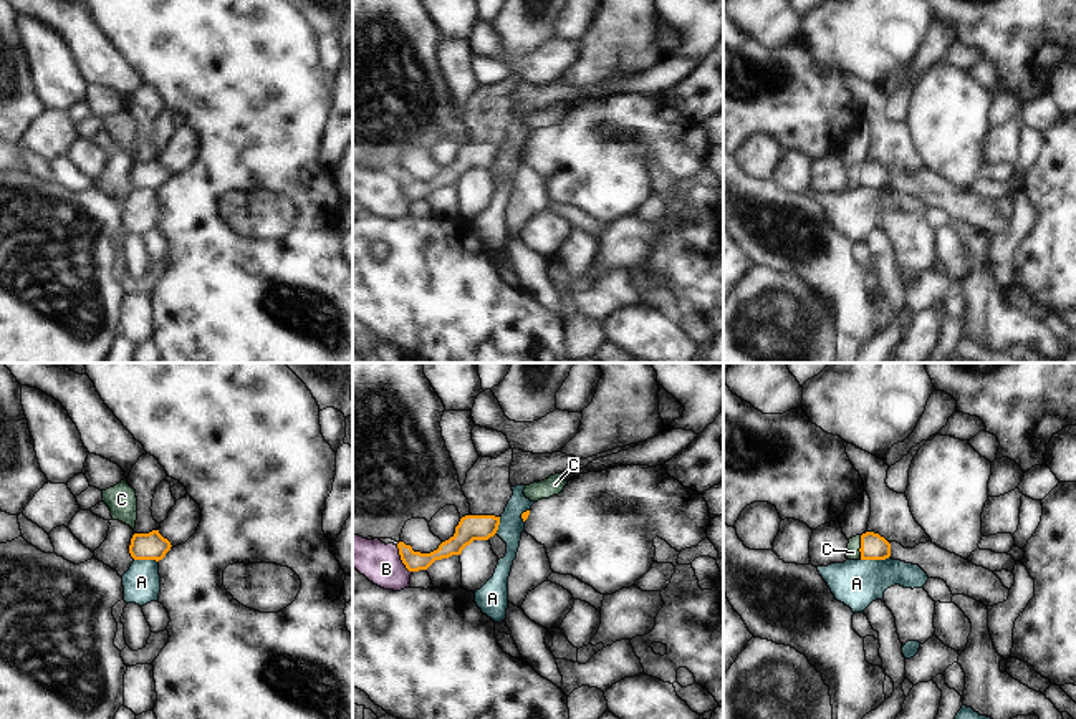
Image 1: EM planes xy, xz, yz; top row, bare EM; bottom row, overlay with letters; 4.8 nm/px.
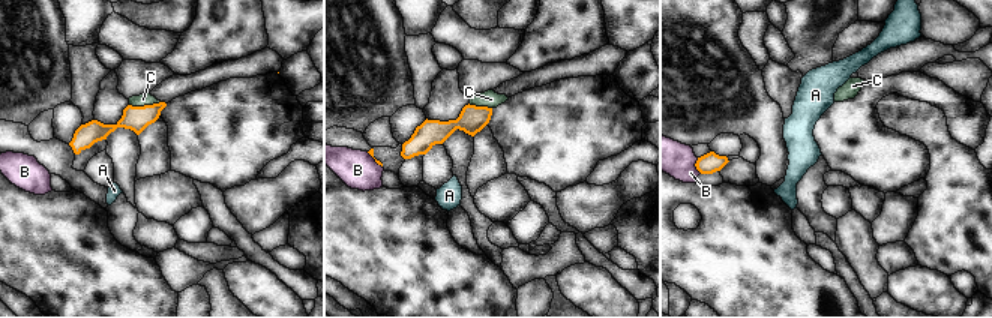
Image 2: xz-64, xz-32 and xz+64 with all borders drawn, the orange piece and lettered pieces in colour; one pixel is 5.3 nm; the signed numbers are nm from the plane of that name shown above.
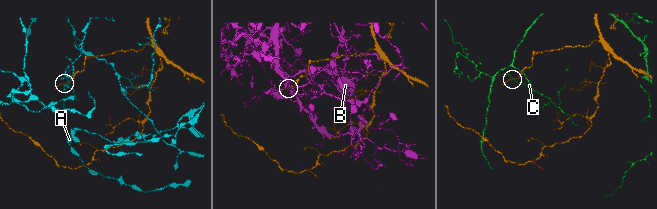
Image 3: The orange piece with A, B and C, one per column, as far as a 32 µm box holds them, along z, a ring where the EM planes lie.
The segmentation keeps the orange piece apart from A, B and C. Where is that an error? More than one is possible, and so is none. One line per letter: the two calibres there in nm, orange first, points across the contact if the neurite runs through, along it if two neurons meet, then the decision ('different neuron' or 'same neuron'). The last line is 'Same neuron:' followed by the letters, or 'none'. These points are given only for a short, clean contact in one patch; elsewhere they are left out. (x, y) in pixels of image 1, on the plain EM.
A: calibres 130 and 240 nm; different neuron
B: calibres 100 and 200 nm; different neuron
C: calibres 130 and 70 nm; border yz (861, 164), (859, 186); different neuron
Same neuron: none

